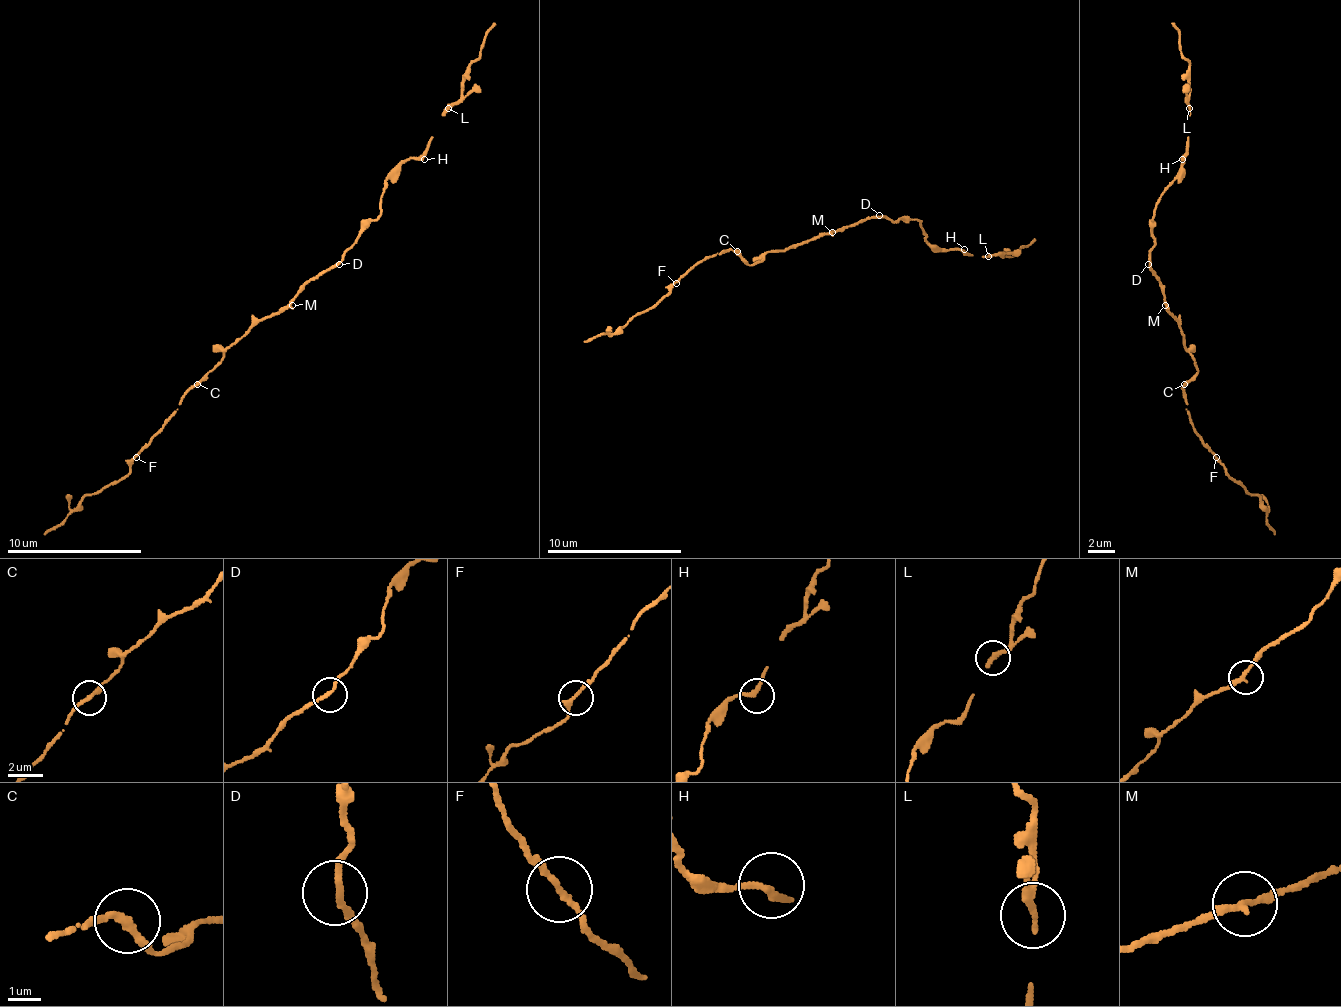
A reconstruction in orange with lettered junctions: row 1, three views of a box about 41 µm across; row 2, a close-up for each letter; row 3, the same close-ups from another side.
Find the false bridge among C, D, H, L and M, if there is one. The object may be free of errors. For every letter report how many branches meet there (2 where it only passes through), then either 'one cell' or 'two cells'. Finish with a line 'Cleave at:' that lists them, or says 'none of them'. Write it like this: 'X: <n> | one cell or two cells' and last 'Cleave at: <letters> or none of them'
C: 2 | one cell
D: 2 | one cell
H: 2 | one cell
L: 1 | one cell
M: 2 | one cell
Cleave at: none of them

